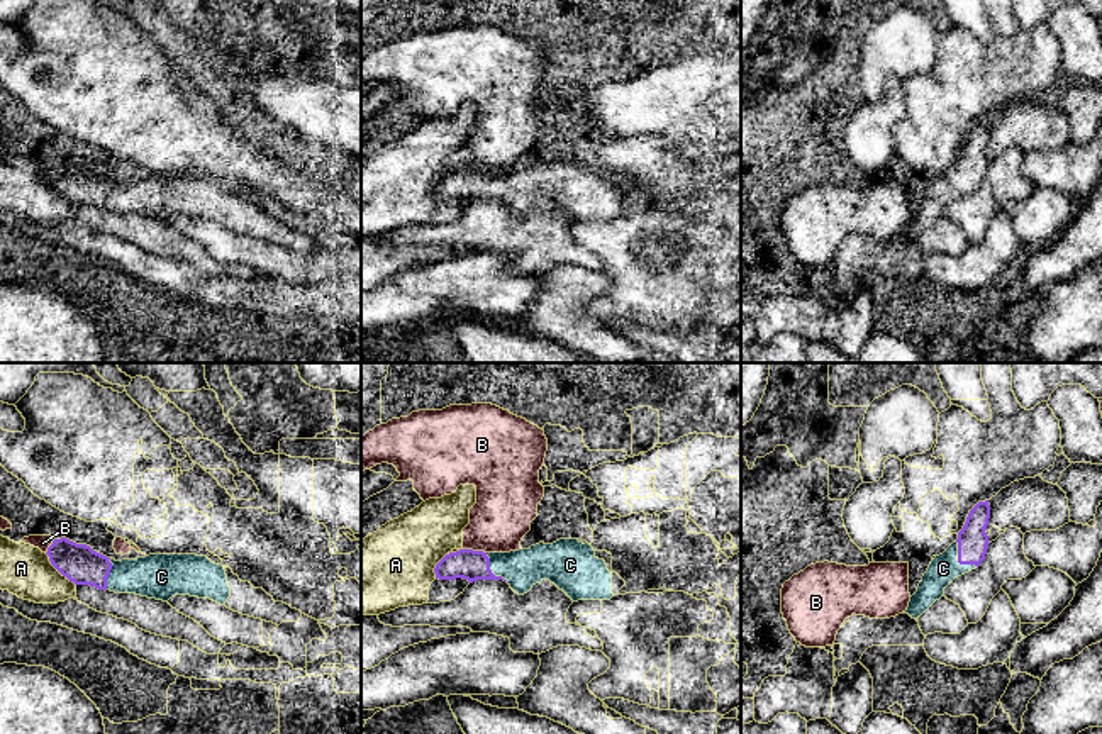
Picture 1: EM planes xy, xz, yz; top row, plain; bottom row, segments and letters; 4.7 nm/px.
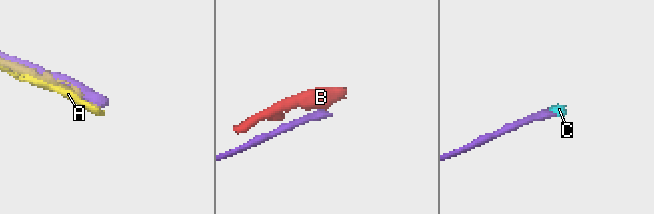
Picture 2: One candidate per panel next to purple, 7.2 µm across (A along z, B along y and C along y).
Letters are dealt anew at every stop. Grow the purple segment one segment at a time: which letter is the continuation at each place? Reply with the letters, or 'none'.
C

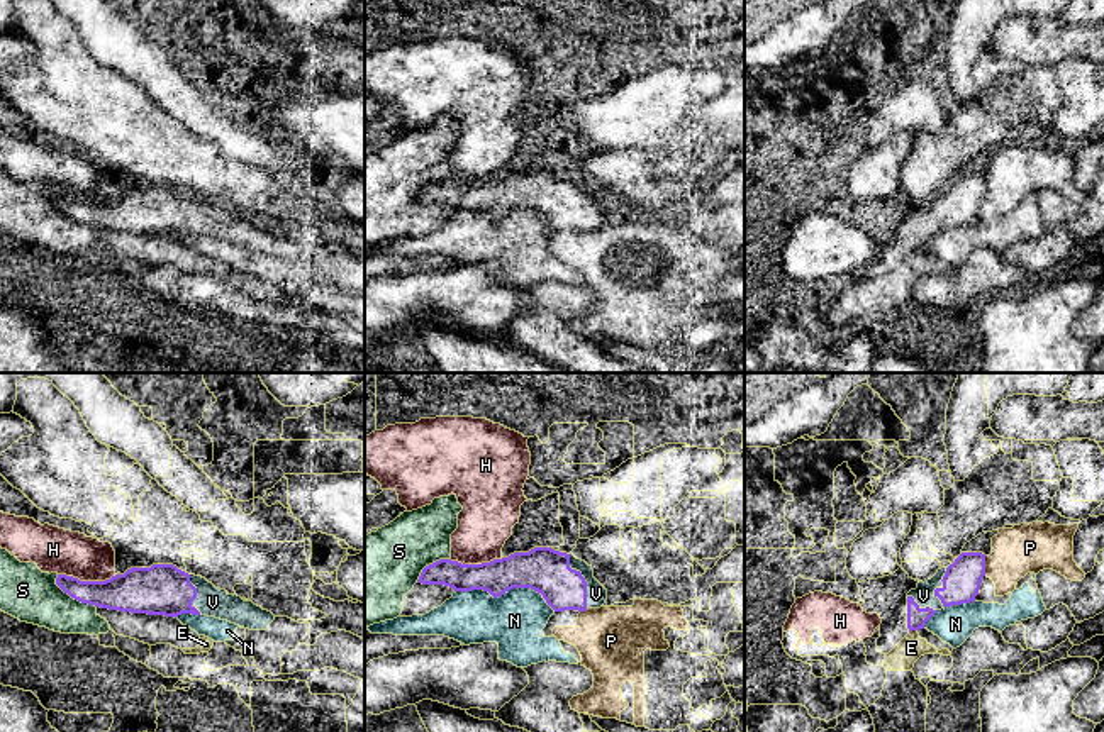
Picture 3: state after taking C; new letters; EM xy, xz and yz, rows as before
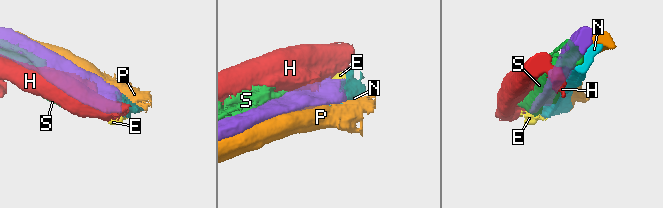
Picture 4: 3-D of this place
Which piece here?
V

